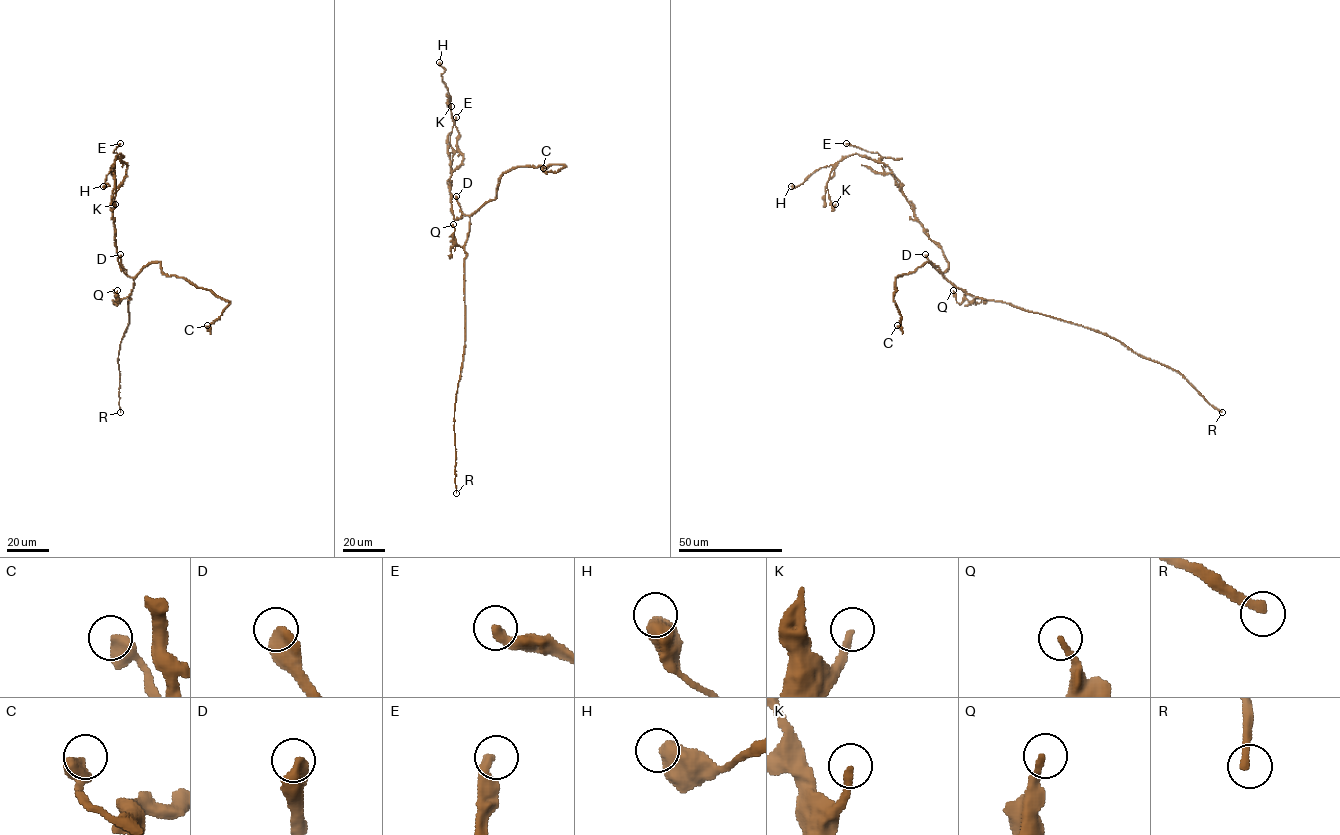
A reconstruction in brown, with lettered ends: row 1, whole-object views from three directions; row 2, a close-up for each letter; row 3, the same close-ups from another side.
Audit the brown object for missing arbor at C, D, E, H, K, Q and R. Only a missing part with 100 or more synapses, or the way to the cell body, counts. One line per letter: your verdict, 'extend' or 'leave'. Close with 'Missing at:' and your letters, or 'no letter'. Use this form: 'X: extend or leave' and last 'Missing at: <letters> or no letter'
C: leave
D: leave
E: leave
H: leave
K: leave
Q: leave
R: extend
Missing at: R

